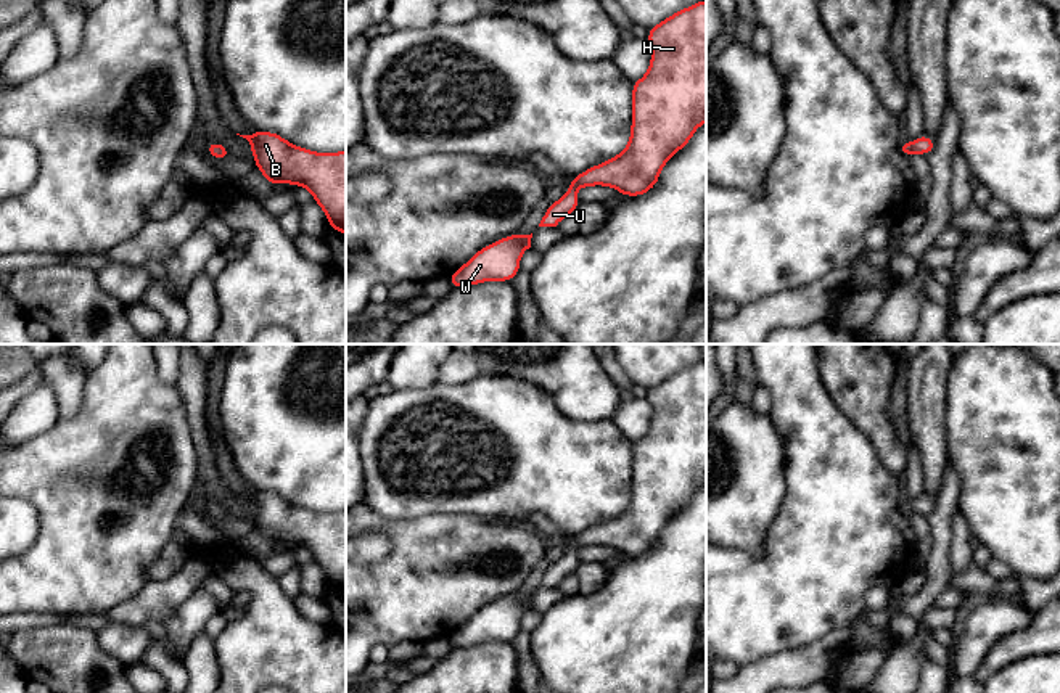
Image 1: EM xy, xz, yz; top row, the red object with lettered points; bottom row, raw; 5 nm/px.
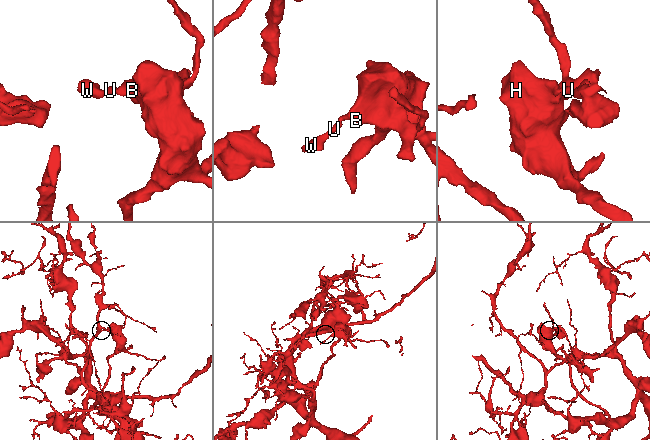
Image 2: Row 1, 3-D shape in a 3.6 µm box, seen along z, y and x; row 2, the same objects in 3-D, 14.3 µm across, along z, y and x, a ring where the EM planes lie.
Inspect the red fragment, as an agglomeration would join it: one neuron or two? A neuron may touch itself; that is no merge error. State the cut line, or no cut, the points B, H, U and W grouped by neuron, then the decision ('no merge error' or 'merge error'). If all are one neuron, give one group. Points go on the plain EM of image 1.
no cut; B H U W; no merge error

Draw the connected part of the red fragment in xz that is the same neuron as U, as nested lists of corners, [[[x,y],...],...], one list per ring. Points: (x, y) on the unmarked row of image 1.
[[[706,360],[687,367],[648,389],[651,421],[647,434],[632,442],[632,484],[627,506],[614,518],[571,537],[566,553],[545,571],[539,587],[557,587],[574,574],[581,563],[576,550],[582,547],[611,547],[624,556],[648,553],[659,532],[706,482]]]

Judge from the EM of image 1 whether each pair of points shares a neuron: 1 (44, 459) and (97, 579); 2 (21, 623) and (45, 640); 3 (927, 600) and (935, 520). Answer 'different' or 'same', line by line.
1: same
2: different
3: same

